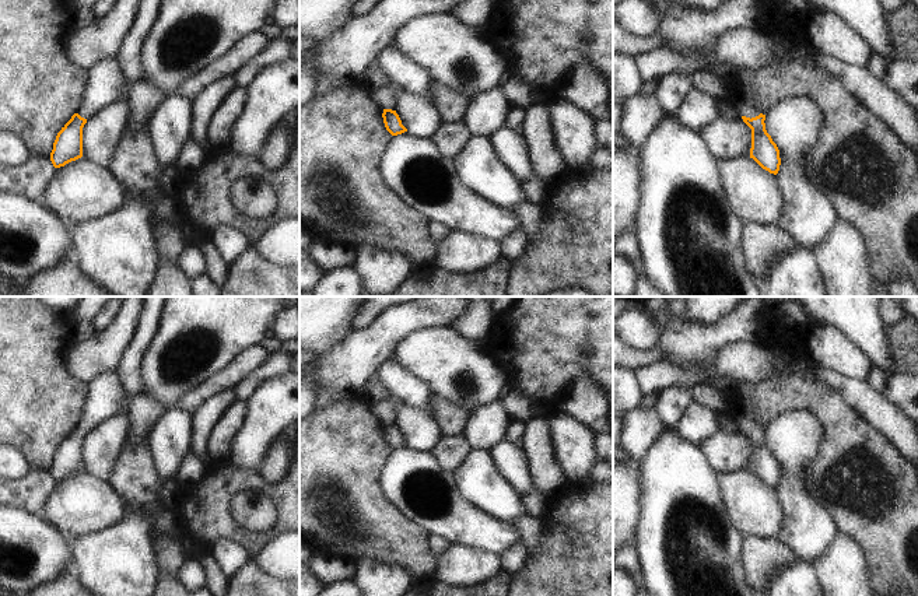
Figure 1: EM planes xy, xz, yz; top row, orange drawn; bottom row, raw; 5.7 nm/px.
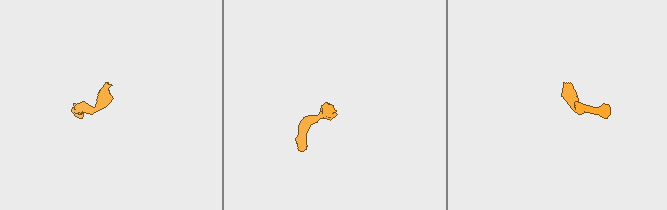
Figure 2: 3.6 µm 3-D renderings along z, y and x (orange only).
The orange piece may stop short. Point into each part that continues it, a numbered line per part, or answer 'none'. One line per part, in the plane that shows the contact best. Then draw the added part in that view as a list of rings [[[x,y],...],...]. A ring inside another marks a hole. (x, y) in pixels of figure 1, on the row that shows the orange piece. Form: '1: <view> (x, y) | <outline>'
1: yz (743, 104) | [[[740,94],[740,95],[735,95],[732,98],[733,101],[733,106],[736,109],[736,113],[742,118],[756,118],[758,116],[761,112],[757,108],[757,105],[754,104],[753,98],[746,95],[746,94]]]

